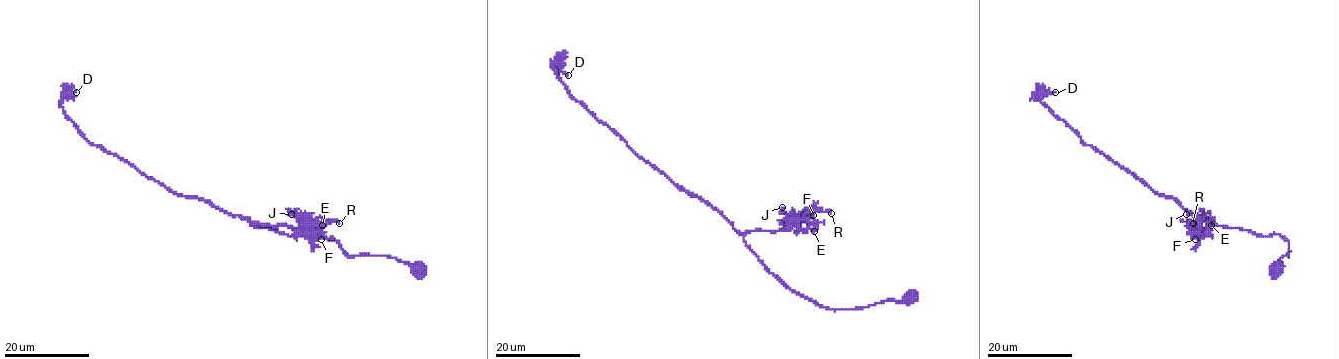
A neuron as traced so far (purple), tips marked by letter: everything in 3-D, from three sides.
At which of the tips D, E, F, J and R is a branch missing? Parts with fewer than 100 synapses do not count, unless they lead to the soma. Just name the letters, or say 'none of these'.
none of these

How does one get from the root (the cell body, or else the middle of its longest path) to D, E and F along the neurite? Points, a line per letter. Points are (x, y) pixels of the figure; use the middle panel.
D: (909, 297), (830, 310), (791, 291), (722, 214), (680, 190), (577, 102), (552, 62), (568, 75)
E: (909, 297), (855, 309), (820, 306), (786, 287), (743, 239), (751, 231), (784, 231), (791, 227), (814, 231)
F: (909, 297), (855, 309), (820, 306), (786, 287), (743, 239), (751, 231), (784, 231), (813, 215)

